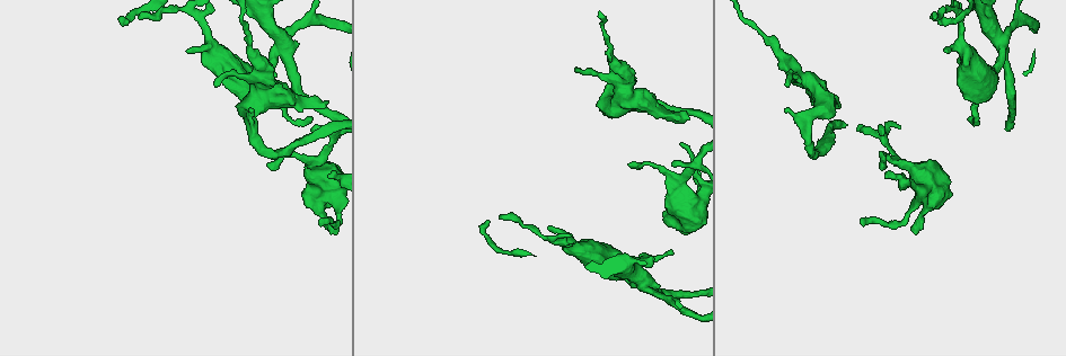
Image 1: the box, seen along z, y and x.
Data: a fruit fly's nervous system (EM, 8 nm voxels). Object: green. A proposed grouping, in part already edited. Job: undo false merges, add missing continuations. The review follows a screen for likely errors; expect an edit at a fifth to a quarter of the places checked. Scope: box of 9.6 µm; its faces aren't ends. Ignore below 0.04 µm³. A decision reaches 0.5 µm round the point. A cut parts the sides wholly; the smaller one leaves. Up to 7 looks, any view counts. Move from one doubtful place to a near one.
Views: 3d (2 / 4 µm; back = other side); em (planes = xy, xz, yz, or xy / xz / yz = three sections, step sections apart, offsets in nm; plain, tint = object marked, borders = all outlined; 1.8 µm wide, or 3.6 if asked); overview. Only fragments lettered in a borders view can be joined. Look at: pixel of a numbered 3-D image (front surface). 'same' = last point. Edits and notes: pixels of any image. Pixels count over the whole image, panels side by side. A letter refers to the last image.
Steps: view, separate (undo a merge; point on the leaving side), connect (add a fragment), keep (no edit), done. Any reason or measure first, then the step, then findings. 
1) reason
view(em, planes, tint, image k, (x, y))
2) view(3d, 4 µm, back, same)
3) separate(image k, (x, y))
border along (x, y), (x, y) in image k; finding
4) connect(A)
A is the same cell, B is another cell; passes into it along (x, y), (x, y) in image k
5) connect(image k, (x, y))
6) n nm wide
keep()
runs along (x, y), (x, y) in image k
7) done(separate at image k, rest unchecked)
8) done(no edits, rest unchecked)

tapers out
view(3d, 4 µm, image 1, (214, 84))

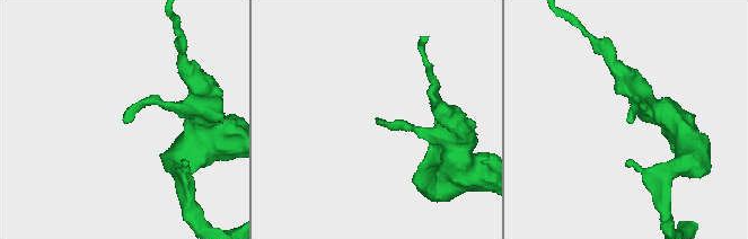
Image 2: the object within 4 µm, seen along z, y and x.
need the tissue
view(em, yz, step 4, plain, image 2, (377, 122))

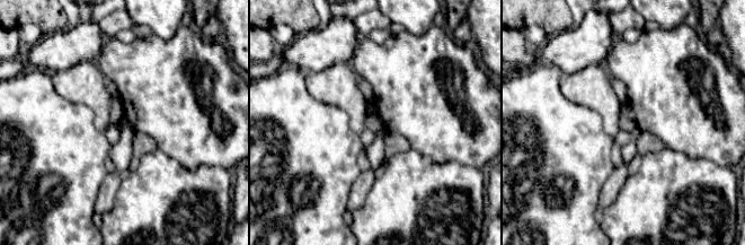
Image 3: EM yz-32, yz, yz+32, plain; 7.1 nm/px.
what lies round it
view(em, yz, step 4, borders, same)

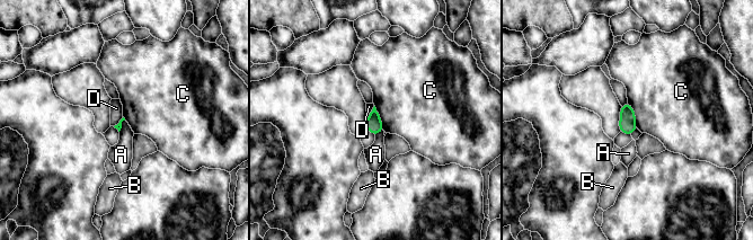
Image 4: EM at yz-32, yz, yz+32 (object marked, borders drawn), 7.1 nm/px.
keep()
A, B, C and D are other cells; border along (382, 130), (375, 135) in image 4; none of them fits

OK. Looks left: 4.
an open end
view(em, planes, borders, image 1, (689, 120))

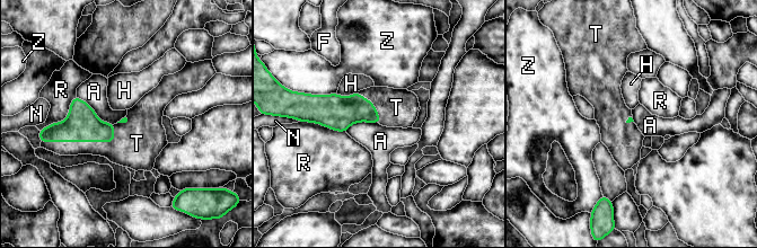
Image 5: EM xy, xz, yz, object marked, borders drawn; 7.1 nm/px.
connect(T)
T is the same cell, A, F, H, N, R and Z are other cells; passes into it along (81, 125), (89, 141), (123, 150) in image 5; it goes on there

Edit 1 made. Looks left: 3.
view(overview)

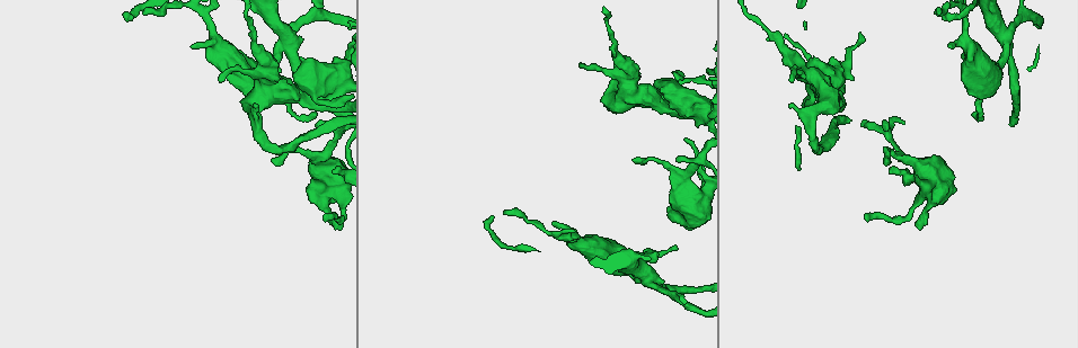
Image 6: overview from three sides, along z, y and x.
four arms meet
view(3d, 4 µm, image 6, (1008, 51))

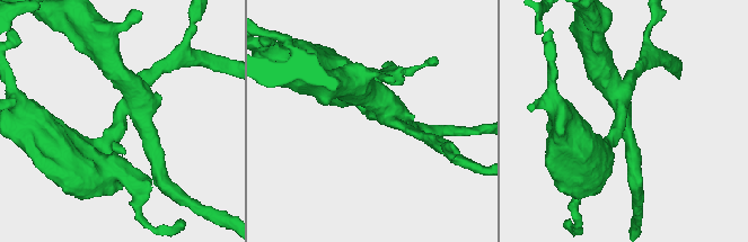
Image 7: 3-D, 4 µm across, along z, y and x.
4 arms; shape alone is not enough
view(em, planes, borders, image 7, (378, 115))

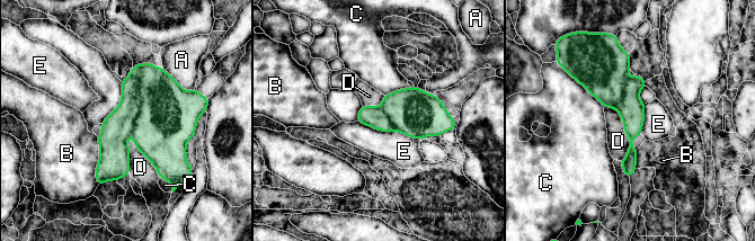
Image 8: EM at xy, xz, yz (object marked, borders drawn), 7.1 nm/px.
E touches over 460 nm
separate(image 8, (117, 126))
A, B, C, D and E are other cells; border along (133, 71), (140, 108), (131, 133) in image 8; a second cell is stuck on

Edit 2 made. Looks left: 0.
done(connect at image 5, separate at image 8, rest unchecked)

